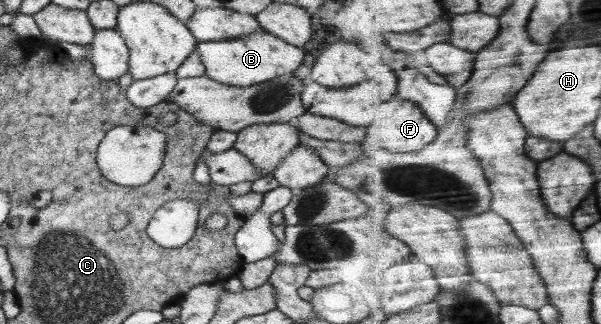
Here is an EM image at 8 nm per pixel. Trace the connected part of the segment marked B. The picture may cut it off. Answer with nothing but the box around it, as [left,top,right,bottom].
[196,30,305,88]

